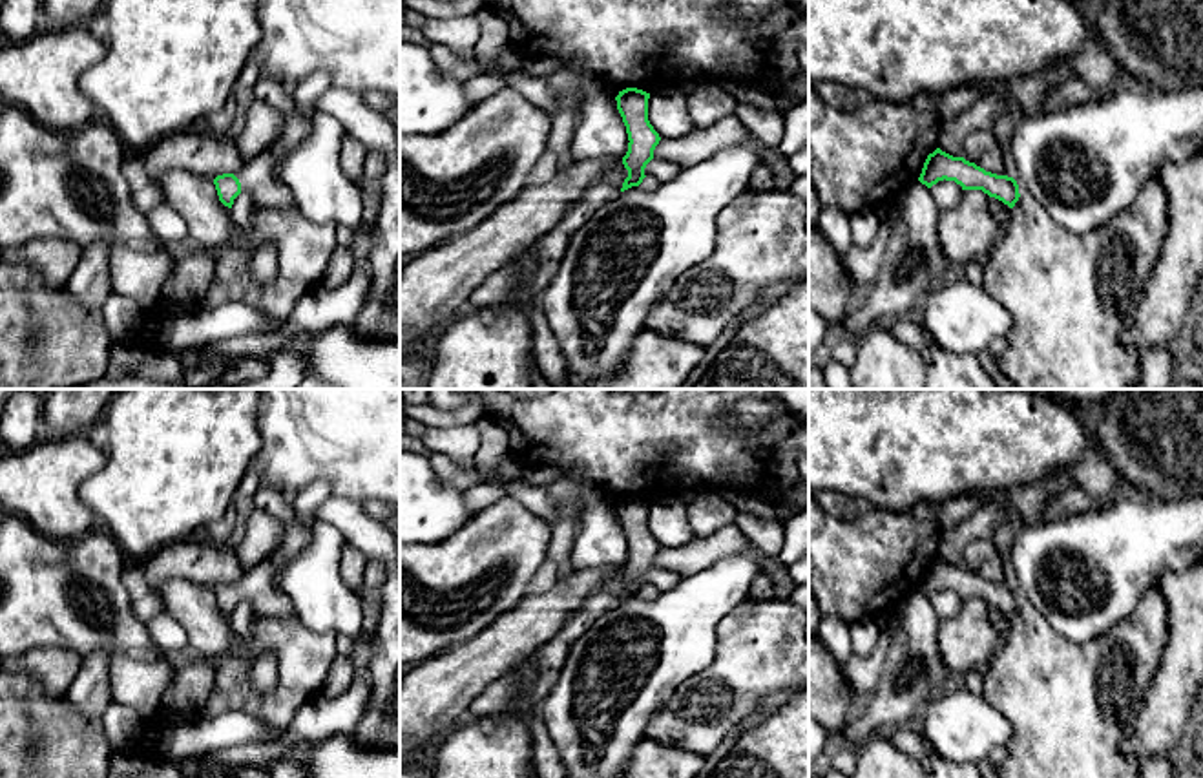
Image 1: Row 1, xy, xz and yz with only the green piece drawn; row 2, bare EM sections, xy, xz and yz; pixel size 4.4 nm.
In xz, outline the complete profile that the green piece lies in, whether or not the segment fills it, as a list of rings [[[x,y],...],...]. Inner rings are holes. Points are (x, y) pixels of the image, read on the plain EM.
[[[626,497],[615,506],[630,550],[622,566],[628,586],[621,601],[639,595],[644,586],[652,586],[655,592],[672,590],[683,579],[677,572],[654,566],[661,546],[648,530],[648,508],[650,502],[637,497]]]

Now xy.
[[[261,484],[252,497],[256,510],[267,511],[287,526],[281,546],[237,583],[223,583],[214,588],[219,610],[232,617],[239,603],[246,603],[257,617],[296,619],[296,610],[288,597],[274,588],[274,573],[298,557],[312,541],[312,528],[298,522],[290,497],[279,489]]]

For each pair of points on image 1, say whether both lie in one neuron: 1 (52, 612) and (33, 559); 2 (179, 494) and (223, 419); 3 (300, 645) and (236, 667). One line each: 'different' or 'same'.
1: same
2: same
3: same

